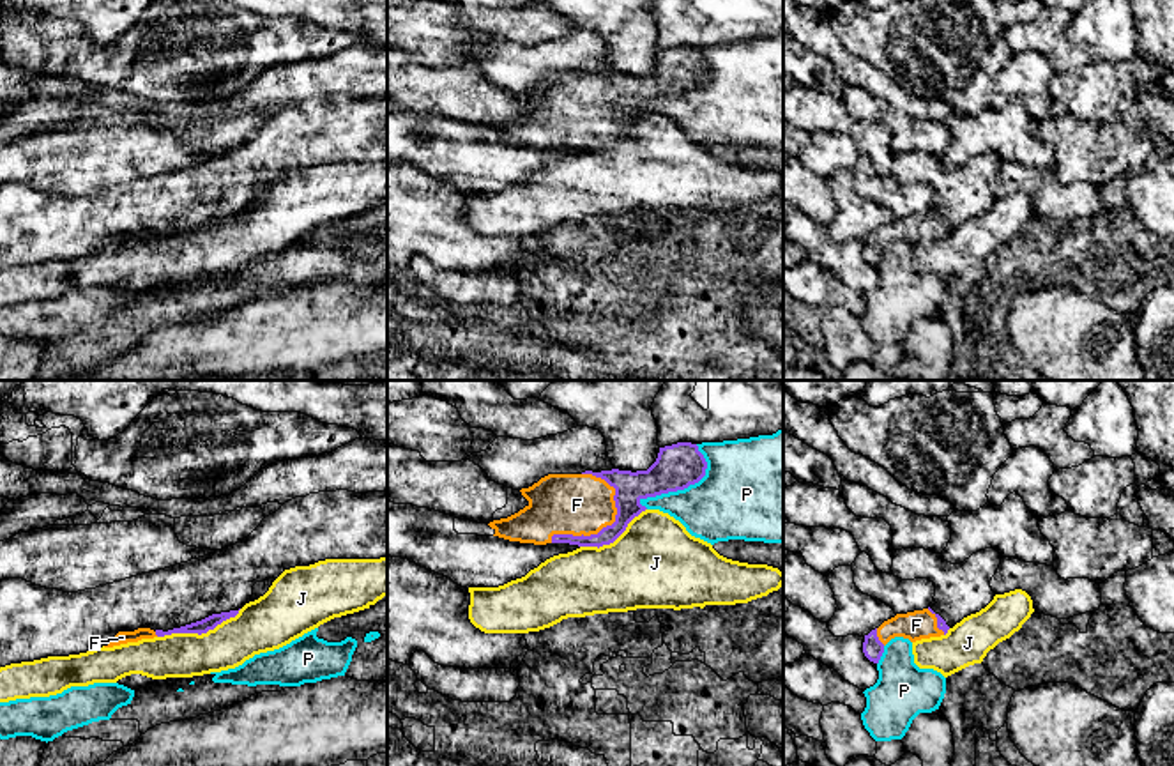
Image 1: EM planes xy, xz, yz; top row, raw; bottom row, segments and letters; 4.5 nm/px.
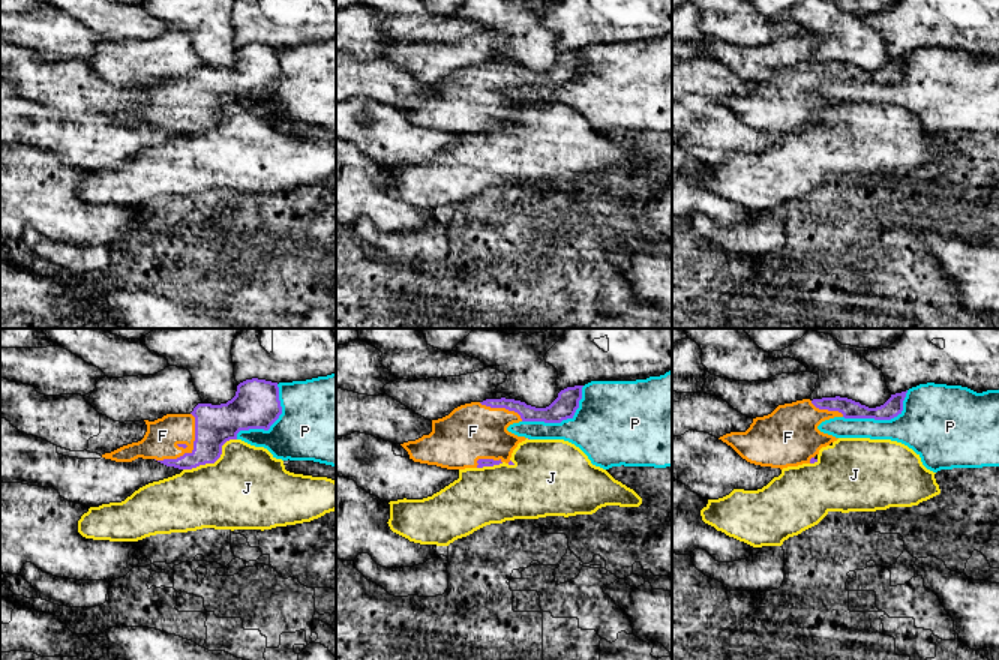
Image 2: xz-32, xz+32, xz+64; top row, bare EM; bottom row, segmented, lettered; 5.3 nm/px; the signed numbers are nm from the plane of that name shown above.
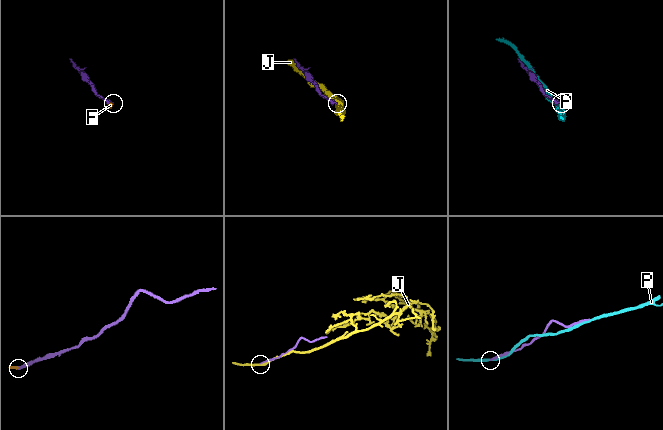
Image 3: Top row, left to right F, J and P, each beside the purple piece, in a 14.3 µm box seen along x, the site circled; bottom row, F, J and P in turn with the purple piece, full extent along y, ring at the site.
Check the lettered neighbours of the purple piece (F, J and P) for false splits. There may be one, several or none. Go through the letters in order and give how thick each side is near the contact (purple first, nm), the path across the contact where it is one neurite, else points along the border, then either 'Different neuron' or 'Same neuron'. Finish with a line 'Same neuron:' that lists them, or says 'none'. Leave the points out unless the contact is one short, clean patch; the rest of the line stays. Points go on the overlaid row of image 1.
F: Thickness 140 nm (purple) against 280 nm. Same neuron
J: Thickness 60 nm (purple) against 220 nm. Different neuron
P: Thickness 200 nm (purple) against 360 nm. Different neuron
Same neuron: F

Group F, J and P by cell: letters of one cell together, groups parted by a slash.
F / J / P

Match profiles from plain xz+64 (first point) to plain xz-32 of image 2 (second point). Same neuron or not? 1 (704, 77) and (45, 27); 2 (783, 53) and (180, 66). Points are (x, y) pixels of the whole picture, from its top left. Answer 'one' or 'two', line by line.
1: two
2: one

